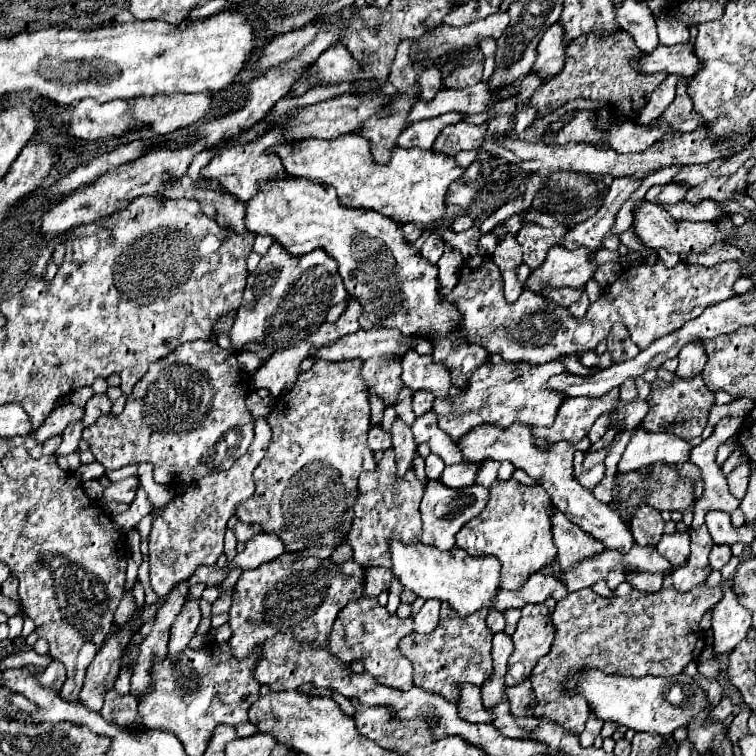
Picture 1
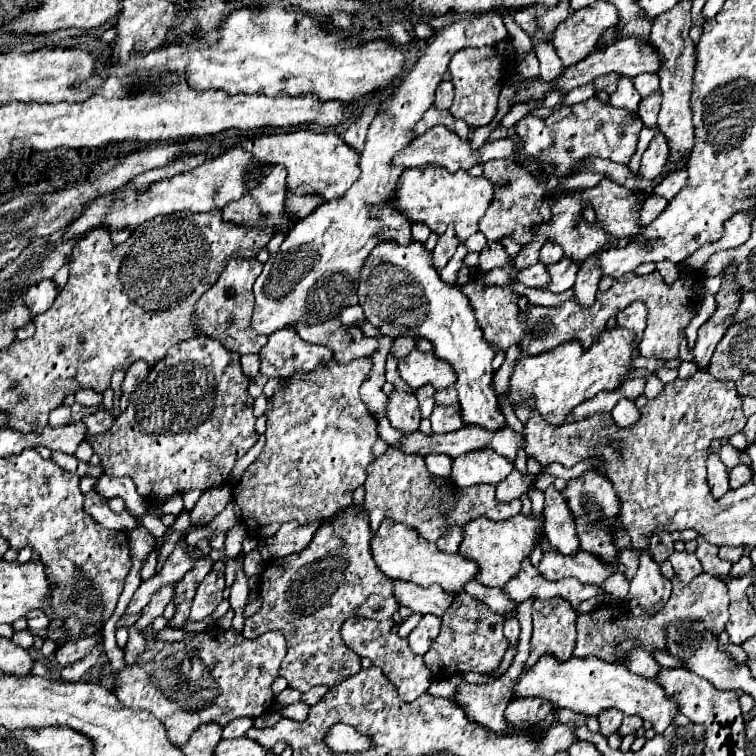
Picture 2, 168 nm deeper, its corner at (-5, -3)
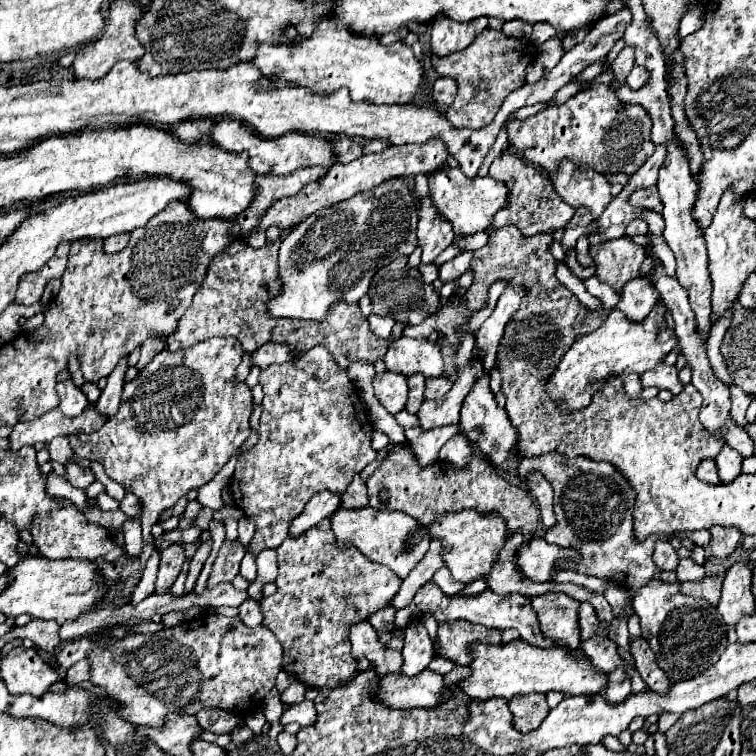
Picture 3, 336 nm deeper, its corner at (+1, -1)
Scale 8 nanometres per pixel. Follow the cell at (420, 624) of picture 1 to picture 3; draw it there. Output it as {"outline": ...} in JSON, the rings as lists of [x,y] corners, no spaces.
{"outline":[[[418,622],[410,624],[404,630],[404,636],[406,636],[406,642],[402,648],[402,658],[404,658],[402,672],[412,678],[428,668],[430,660],[434,658],[434,648],[426,628],[422,628],[422,624]]]}

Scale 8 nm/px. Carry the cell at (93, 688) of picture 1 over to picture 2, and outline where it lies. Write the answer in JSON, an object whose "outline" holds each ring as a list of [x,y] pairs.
{"outline":[[[174,584],[162,586],[162,588],[152,596],[152,600],[148,602],[148,606],[142,610],[142,616],[136,620],[136,628],[138,628],[138,630],[146,630],[146,626],[150,626],[154,618],[162,616],[164,608],[166,608],[166,604],[172,600],[172,596],[174,596]]]}

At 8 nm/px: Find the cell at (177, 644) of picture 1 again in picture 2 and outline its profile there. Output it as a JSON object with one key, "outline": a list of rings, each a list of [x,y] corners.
{"outline":[[[210,572],[196,590],[188,622],[198,622],[198,620],[210,616],[216,610],[216,606],[222,602],[224,588],[226,588],[224,574],[222,572]]]}

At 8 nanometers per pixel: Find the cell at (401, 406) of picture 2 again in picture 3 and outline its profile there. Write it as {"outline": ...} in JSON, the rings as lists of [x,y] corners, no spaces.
{"outline":[[[388,370],[384,374],[376,374],[374,392],[376,392],[376,398],[380,400],[380,404],[390,414],[398,414],[406,408],[406,400],[408,400],[406,376],[396,374],[396,372],[388,372]]]}

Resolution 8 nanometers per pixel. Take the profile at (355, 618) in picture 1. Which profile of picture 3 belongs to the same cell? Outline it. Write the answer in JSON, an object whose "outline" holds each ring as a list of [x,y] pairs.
{"outline":[[[360,620],[350,626],[350,642],[354,658],[368,658],[380,676],[402,674],[402,654],[400,650],[388,648],[378,640],[376,630],[368,620]]]}

